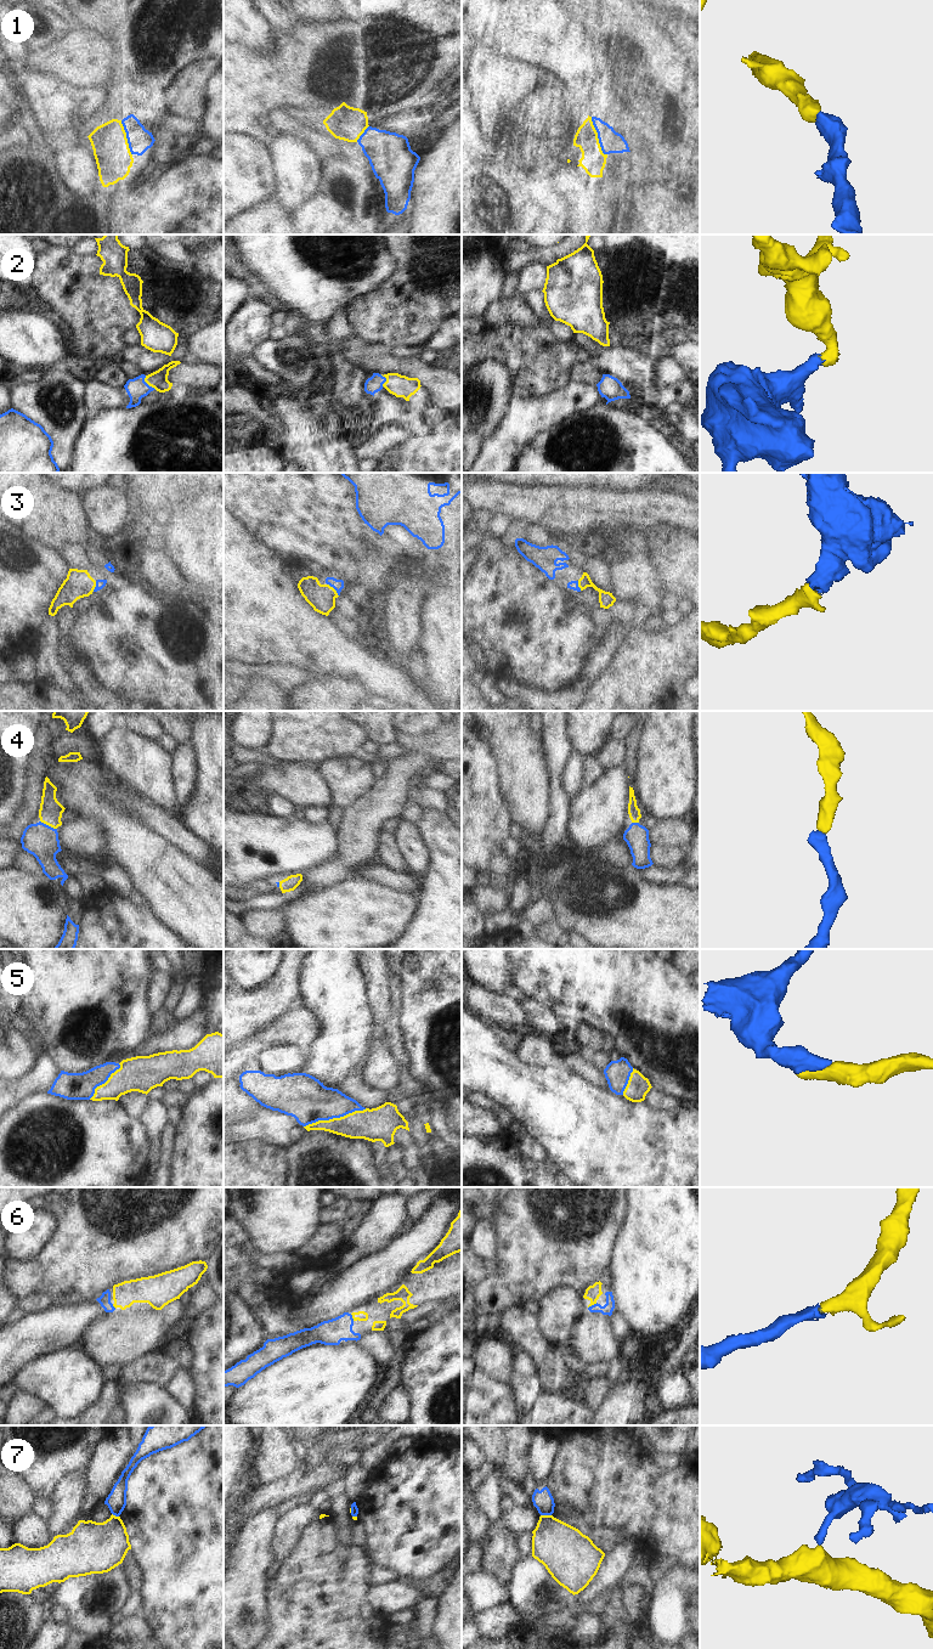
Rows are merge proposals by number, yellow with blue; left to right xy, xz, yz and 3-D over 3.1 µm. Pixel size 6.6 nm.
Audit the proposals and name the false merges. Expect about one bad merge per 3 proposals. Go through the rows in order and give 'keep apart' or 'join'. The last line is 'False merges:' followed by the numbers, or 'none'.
1: join
2: join
3: join
4: join
5: join
6: join
7: keep apart
False merges: 7

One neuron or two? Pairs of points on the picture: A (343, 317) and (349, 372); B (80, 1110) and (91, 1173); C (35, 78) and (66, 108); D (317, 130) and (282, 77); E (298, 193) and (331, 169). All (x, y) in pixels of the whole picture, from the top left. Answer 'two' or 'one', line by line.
A: one
B: one
C: one
D: two
E: two

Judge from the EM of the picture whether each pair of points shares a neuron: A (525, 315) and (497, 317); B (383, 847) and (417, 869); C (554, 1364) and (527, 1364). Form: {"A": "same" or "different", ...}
{"A": "same", "B": "different", "C": "different"}

